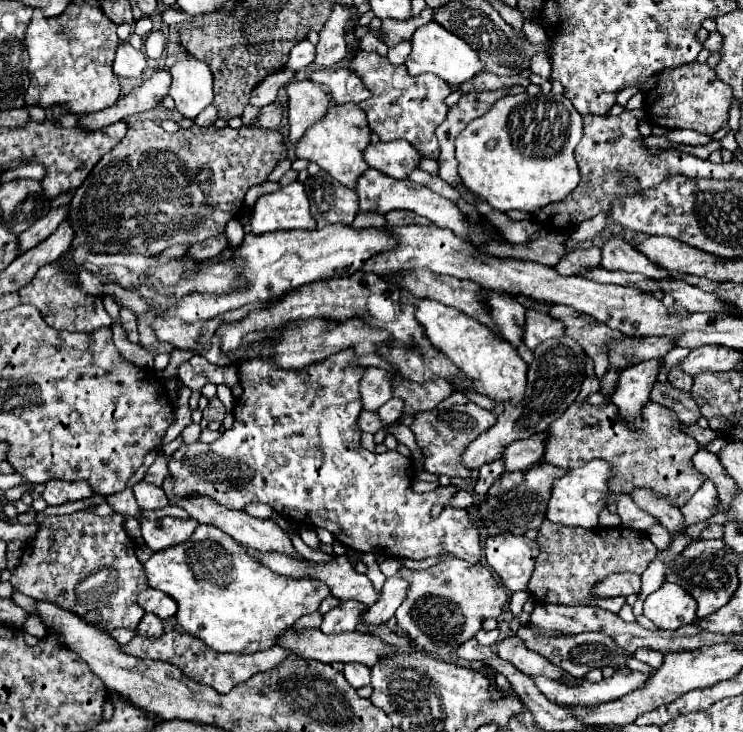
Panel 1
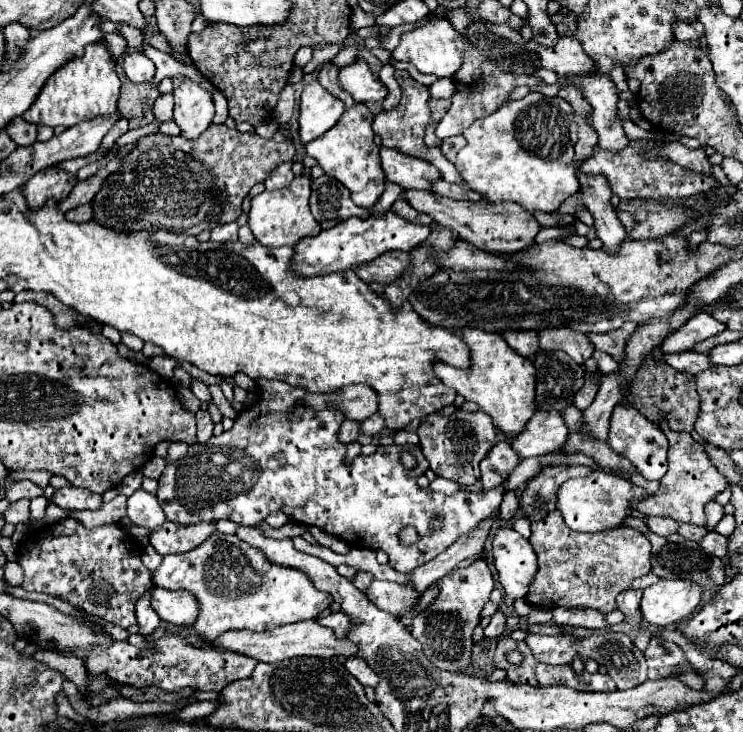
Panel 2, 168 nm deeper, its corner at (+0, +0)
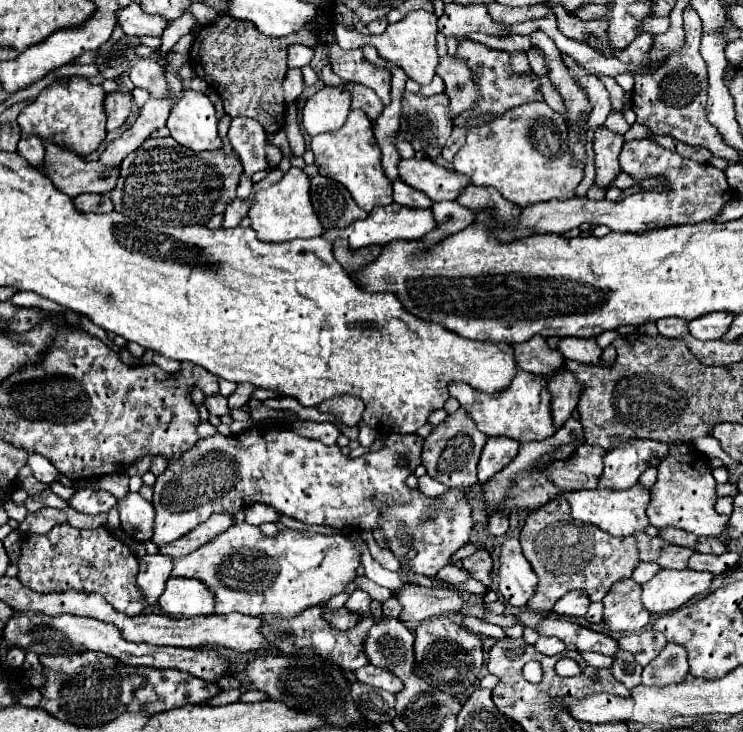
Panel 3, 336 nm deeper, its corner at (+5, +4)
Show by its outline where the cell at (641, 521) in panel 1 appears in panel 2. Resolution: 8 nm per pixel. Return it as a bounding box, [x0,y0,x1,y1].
[644,516,678,536]

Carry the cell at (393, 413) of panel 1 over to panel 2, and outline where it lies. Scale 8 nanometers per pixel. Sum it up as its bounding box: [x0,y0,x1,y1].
[362,412,384,434]

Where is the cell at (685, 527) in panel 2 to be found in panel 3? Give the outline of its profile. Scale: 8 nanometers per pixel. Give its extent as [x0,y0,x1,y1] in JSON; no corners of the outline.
[695,538,727,554]

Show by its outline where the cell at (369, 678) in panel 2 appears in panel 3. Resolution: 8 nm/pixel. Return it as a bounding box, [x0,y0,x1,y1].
[355,664,403,694]

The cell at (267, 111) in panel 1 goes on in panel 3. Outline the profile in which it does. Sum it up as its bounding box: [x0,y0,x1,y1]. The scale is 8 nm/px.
[283,70,303,104]

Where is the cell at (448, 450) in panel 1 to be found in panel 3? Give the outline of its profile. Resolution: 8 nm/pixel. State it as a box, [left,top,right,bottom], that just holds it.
[423,408,487,488]

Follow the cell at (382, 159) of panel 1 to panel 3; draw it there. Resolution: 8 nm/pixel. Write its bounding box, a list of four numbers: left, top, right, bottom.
[399,158,471,202]

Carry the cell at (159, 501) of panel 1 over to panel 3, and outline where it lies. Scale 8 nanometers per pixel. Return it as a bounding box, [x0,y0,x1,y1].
[117,494,155,542]

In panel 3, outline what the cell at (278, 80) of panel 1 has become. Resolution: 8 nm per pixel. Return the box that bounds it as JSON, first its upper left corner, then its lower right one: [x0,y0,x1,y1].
[344,83,383,122]

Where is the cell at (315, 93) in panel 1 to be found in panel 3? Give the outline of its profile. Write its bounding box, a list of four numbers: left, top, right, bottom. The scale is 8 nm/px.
[303,86,351,136]

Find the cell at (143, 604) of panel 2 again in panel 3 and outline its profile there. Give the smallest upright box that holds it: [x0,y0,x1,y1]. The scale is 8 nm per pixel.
[137,554,173,604]

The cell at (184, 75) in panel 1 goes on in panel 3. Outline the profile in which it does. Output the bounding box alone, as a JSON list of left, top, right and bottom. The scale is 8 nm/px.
[167,90,223,150]

